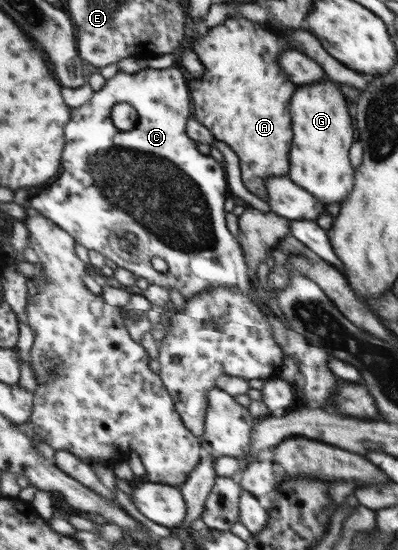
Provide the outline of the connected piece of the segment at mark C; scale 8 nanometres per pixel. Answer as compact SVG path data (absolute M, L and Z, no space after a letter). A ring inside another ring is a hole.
M174 65L165 69L147 67L135 74L118 71L106 80L102 89L92 94L90 101L76 107L76 115L72 115L72 123L68 123L64 171L42 193L29 199L30 207L59 224L86 249L101 253L149 284L176 289L186 300L209 287L237 287L250 292L253 285L246 275L248 267L244 255L224 221L224 201L228 197L224 169L216 159L198 153L196 143L187 135L190 92L182 69L174 69ZM118 103L127 103L137 111L138 125L132 131L113 130L111 111ZM152 257L164 259L168 271L156 271Z

